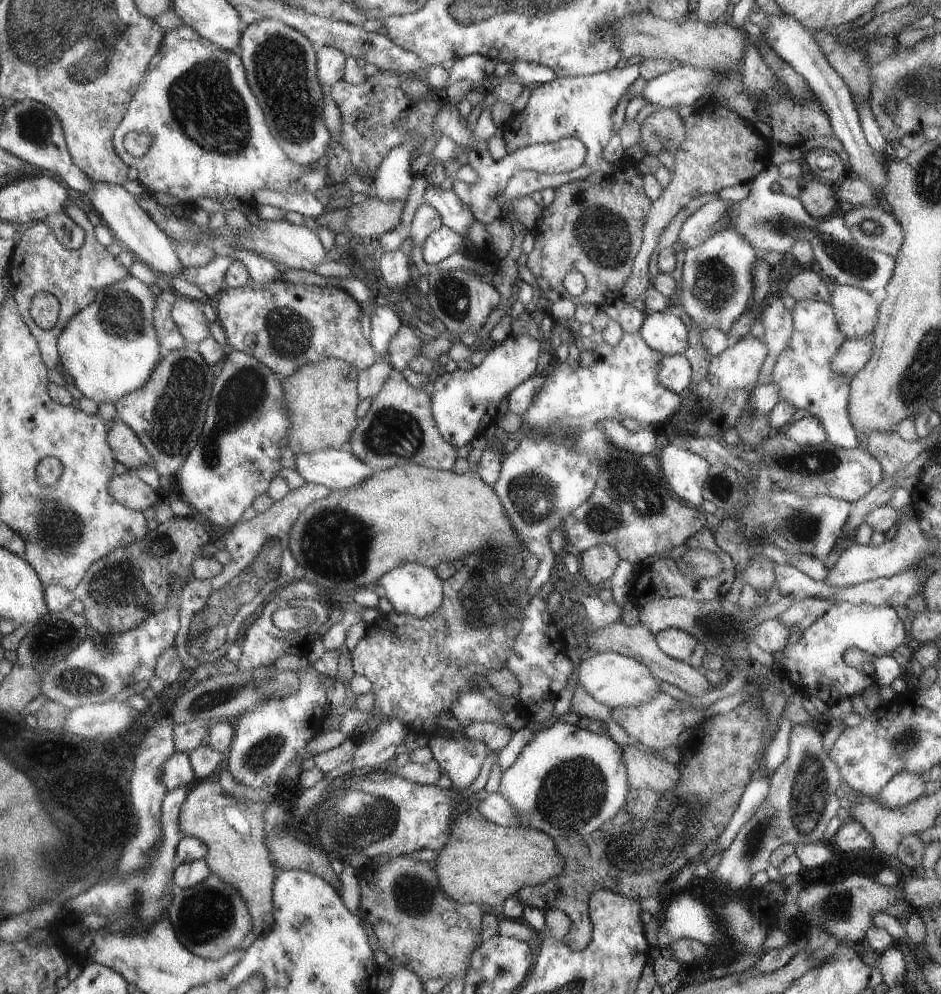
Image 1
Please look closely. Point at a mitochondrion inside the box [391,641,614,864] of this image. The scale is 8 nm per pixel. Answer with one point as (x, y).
(572, 795)

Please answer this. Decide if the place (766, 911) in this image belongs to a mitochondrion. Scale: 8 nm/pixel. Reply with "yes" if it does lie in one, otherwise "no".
no

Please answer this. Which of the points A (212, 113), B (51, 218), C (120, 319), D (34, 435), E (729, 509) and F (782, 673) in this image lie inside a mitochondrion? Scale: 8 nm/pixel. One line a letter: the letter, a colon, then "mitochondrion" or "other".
A: mitochondrion
B: other
C: mitochondrion
D: other
E: other
F: other

